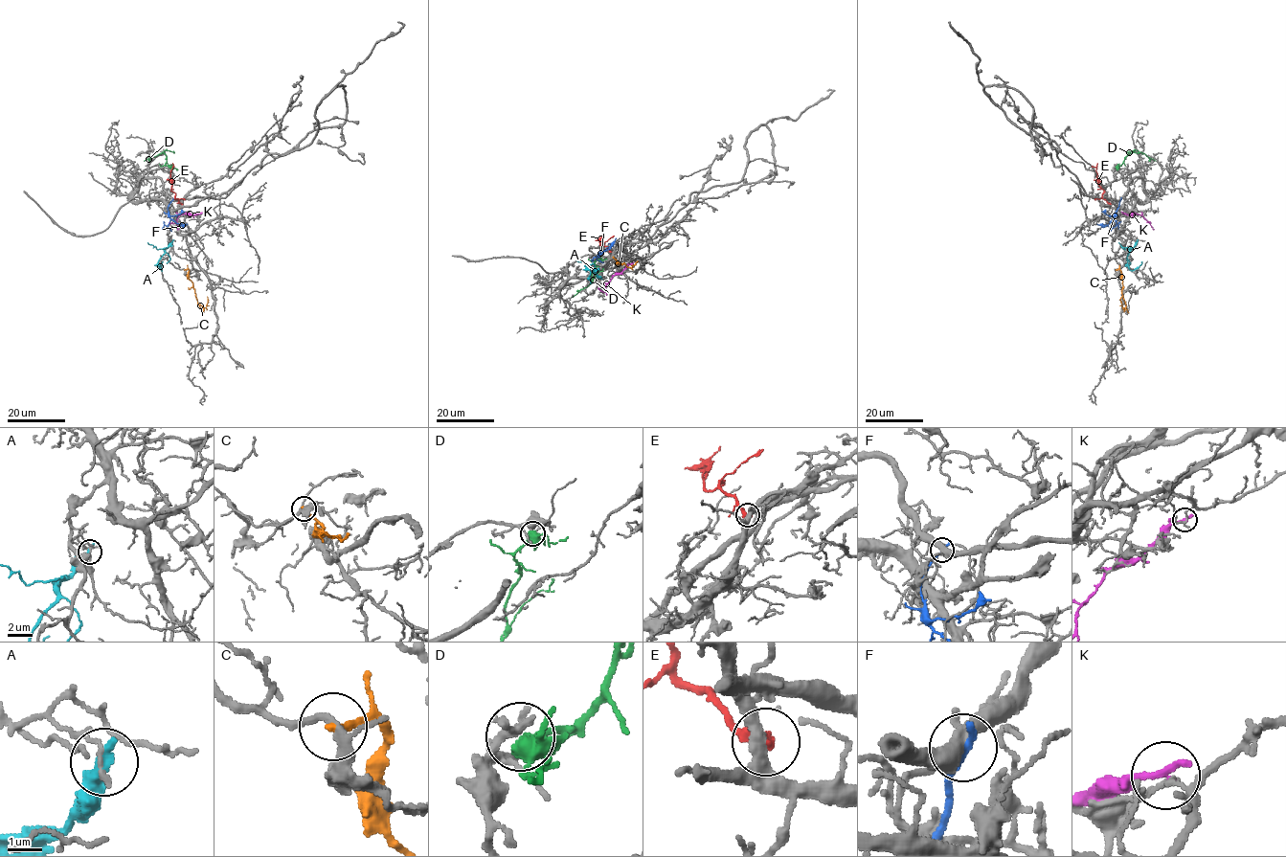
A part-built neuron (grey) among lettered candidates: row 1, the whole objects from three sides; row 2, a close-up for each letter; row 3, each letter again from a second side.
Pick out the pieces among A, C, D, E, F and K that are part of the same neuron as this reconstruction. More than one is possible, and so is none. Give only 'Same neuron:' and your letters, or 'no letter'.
Same neuron: no letter

